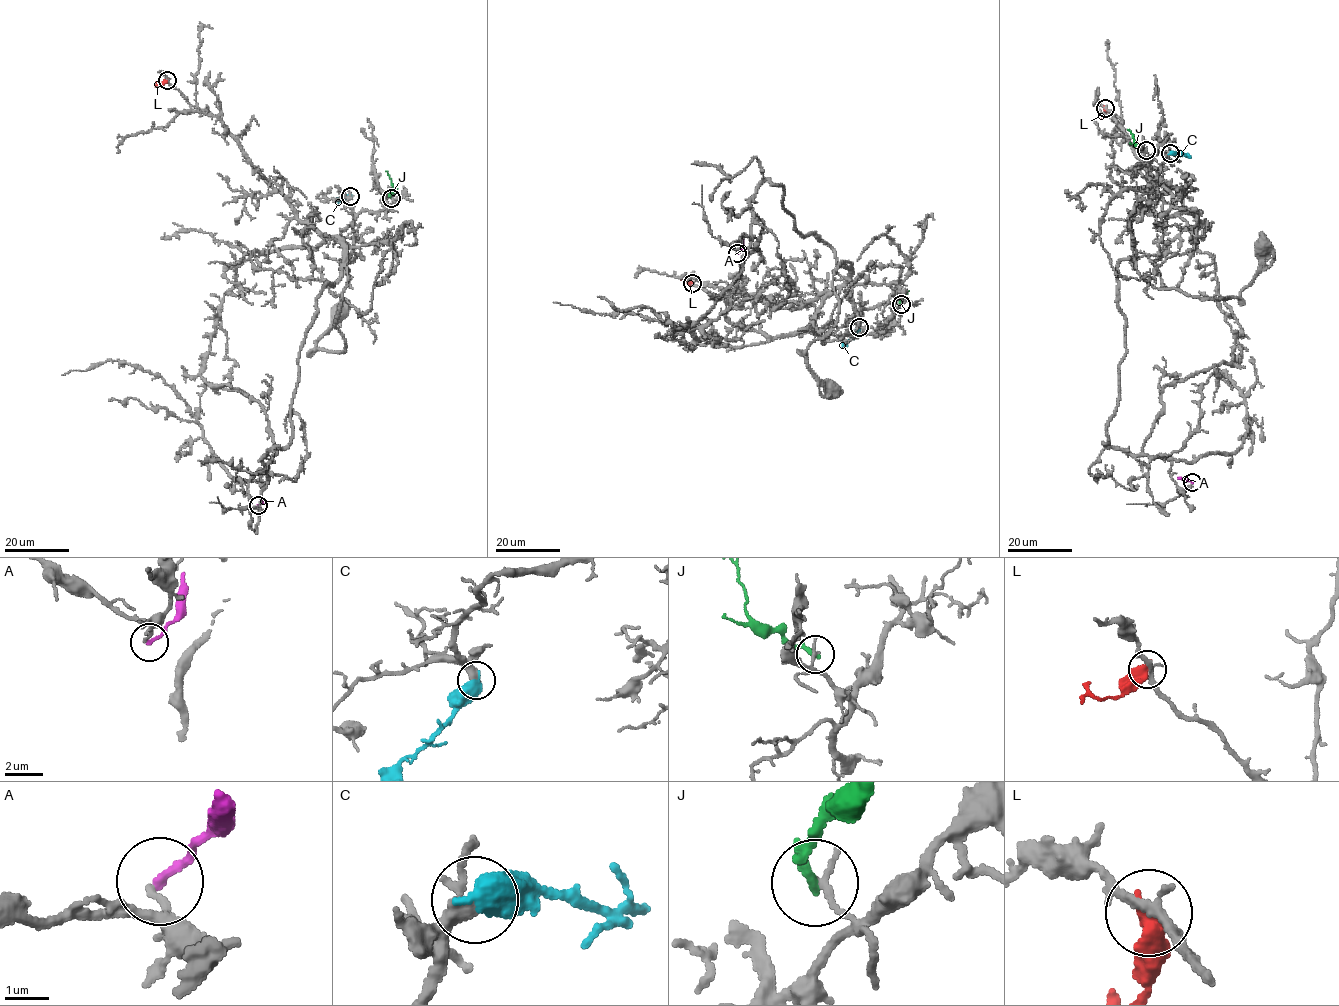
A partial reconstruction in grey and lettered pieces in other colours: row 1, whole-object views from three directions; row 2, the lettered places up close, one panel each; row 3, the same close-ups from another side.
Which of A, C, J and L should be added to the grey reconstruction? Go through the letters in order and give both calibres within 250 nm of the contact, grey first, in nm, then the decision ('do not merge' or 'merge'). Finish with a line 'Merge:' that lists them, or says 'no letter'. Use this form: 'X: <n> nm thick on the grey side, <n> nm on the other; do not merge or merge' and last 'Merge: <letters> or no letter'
A: 150 nm thick on the grey side, 170 nm on the other; do not merge
C: 280 nm thick on the grey side, 600 nm on the other; merge
J: 180 nm thick on the grey side, 240 nm on the other; do not merge
L: 240 nm thick on the grey side, 550 nm on the other; do not merge
Merge: C

